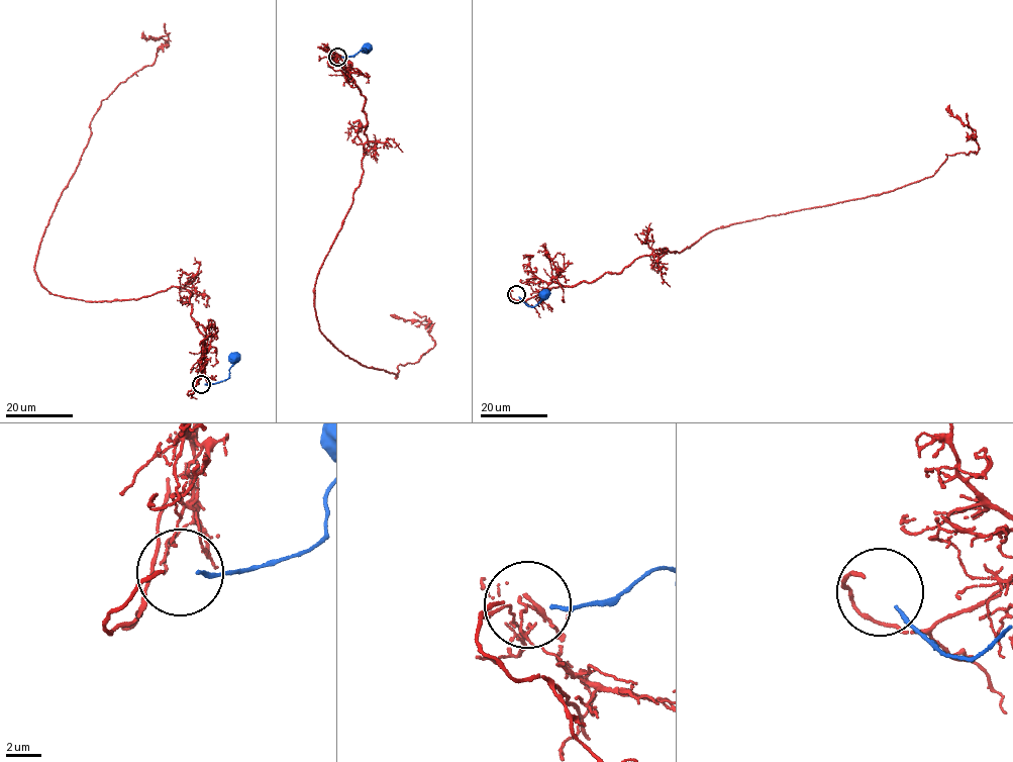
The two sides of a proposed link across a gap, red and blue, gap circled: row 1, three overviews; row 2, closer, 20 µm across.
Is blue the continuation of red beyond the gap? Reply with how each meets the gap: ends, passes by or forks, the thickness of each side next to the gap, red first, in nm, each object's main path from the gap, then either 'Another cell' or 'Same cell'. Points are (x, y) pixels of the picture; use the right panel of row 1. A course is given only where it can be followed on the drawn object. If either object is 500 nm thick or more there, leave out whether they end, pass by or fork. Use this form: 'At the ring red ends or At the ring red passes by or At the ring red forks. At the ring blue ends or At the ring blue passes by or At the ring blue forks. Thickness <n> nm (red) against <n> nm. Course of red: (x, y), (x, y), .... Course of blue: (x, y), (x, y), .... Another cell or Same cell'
At the ring red ends. At the ring blue ends. Thickness 200 nm (red) against 200 nm. Course of red: (513, 291), (524, 302), (719, 228), (918, 182), (946, 155), (977, 154), (949, 104). Course of blue: (518, 296), (530, 306), (543, 295). Another cell

